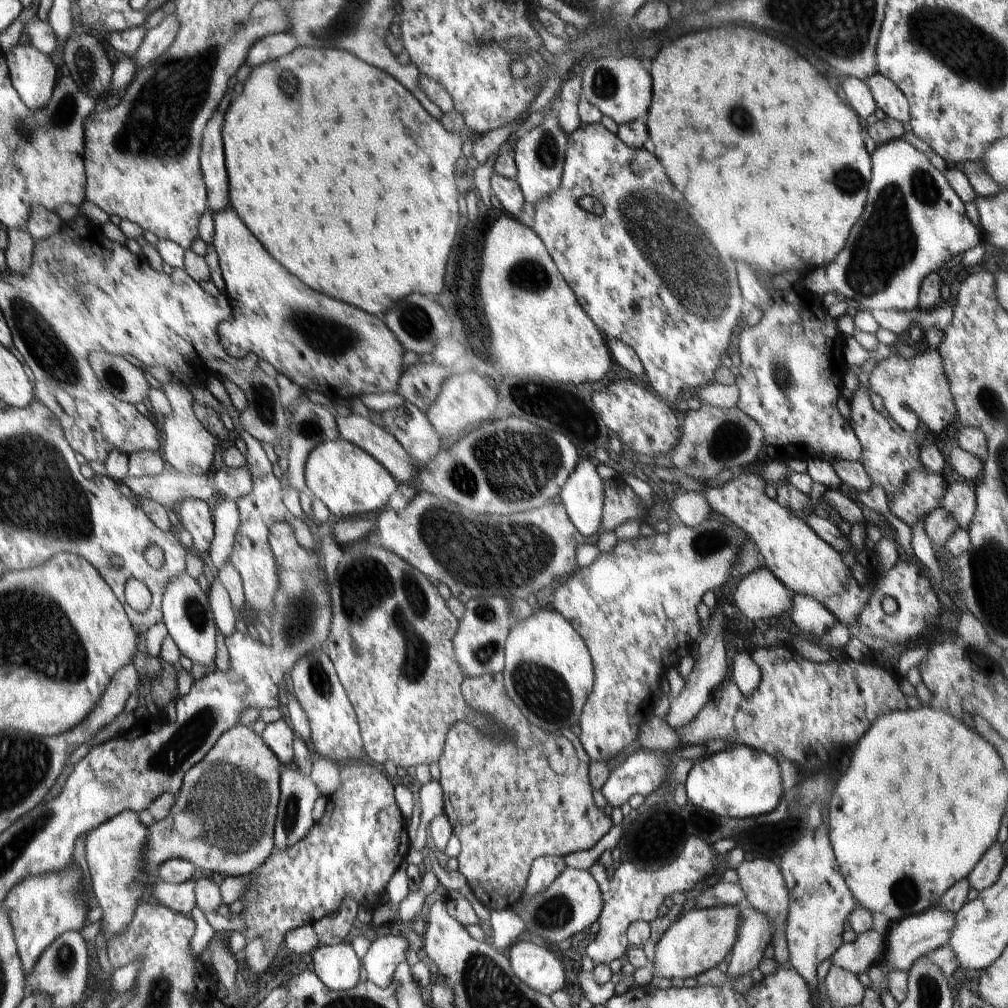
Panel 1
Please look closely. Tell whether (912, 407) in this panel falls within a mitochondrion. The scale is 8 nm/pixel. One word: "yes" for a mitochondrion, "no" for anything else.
no

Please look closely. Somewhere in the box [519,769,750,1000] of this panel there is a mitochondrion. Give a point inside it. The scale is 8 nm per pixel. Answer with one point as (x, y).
(555, 913)

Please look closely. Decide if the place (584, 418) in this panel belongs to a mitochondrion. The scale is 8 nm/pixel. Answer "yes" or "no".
no

